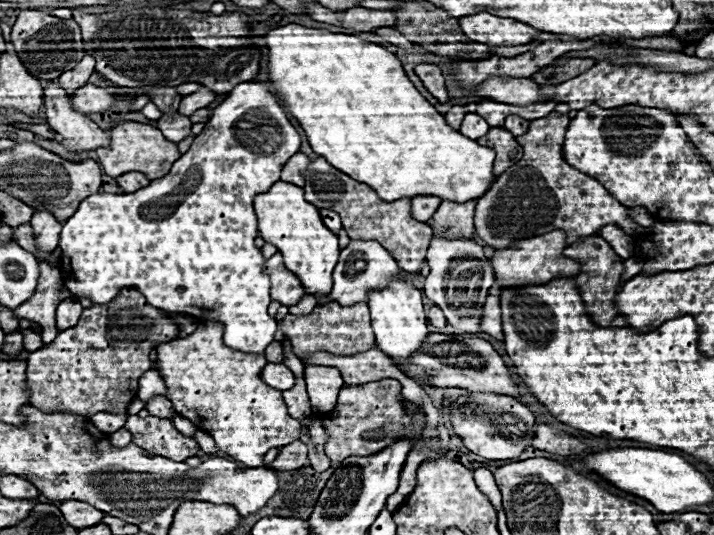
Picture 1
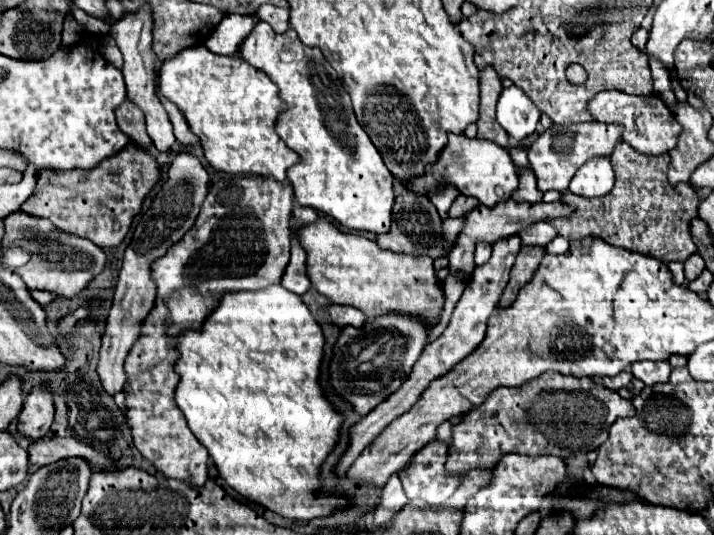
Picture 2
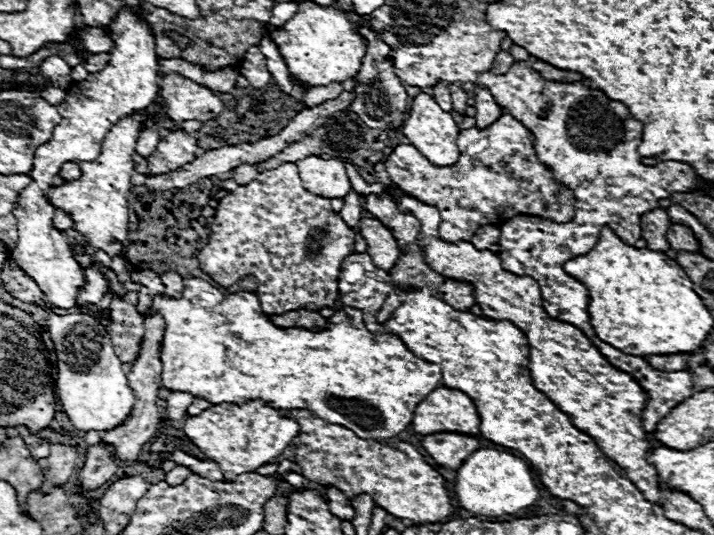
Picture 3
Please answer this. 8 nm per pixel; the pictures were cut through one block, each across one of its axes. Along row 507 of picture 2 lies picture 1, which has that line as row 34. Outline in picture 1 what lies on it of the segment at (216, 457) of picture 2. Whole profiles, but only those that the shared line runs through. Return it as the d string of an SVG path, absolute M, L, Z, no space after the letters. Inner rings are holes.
M286 24L286 26L278 26L268 30L264 36L266 46L268 46L268 82L272 84L272 88L276 90L276 94L280 96L280 100L284 102L284 106L288 108L288 112L298 120L300 128L304 130L312 150L320 156L324 156L334 168L342 170L344 174L348 174L350 178L368 184L372 190L378 192L378 196L386 202L394 202L400 198L412 198L412 196L440 196L442 200L452 200L452 202L468 202L468 200L476 200L480 198L490 184L496 180L492 174L492 164L494 164L494 150L480 146L476 140L470 140L466 136L462 136L460 132L452 130L444 116L440 112L436 112L436 108L432 104L428 104L428 100L414 88L414 84L408 80L408 76L402 70L400 60L386 50L380 44L372 44L372 42L362 42L356 36L348 36L348 34L332 34L332 32L324 32L318 28L304 28L300 24Z

